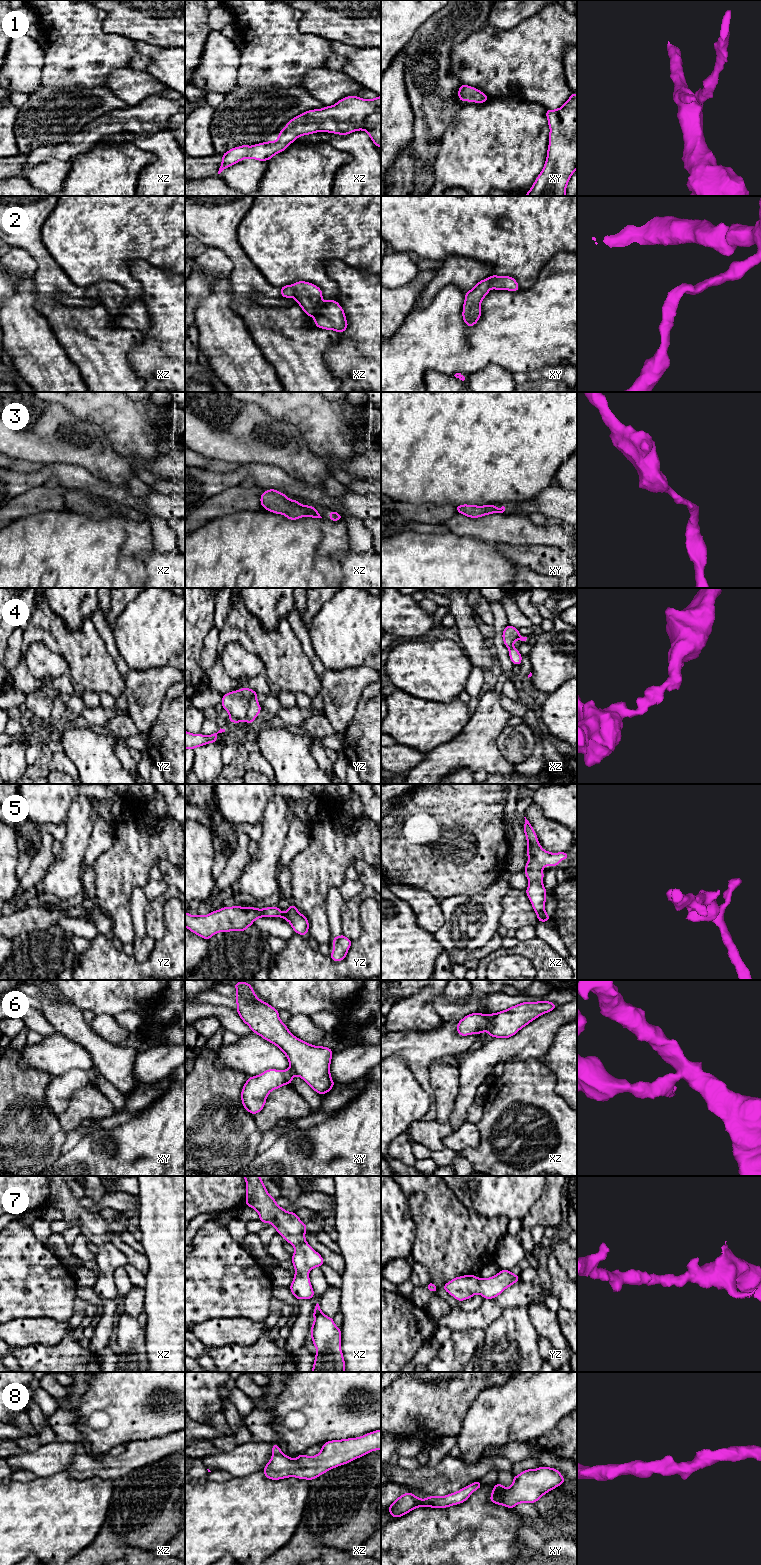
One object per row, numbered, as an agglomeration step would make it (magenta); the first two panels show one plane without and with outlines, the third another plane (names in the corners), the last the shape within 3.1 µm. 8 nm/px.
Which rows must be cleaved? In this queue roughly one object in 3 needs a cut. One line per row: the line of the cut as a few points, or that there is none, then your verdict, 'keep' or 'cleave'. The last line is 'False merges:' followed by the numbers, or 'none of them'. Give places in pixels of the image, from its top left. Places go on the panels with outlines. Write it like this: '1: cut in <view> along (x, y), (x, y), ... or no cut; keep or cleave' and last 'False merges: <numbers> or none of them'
1: no cut; keep
2: no cut; keep
3: no cut; keep
4: cut in yz along (237, 691), (248, 702), (246, 720); cleave
5: no cut; keep
6: cut in xz along (490, 1015), (490, 1025), (486, 1030); cleave
7: no cut; keep
8: no cut; keep
False merges: 4, 6

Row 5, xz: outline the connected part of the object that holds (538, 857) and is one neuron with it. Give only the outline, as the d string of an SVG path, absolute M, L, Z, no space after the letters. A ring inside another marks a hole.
M525 818L524 833L527 839L527 857L528 862L525 865L525 875L528 878L529 885L525 890L532 907L537 915L538 922L547 922L550 915L545 912L545 902L547 890L543 885L544 866L559 866L560 860L566 860L569 857L568 852L551 853L544 850L538 842L537 835Z

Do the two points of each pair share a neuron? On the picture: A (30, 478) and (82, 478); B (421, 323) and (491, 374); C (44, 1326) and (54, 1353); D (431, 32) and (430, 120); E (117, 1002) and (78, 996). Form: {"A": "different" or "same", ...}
{"A": "same", "B": "different", "C": "different", "D": "same", "E": "same"}

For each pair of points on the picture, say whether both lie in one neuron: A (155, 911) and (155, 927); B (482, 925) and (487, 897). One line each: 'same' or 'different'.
A: same
B: same

